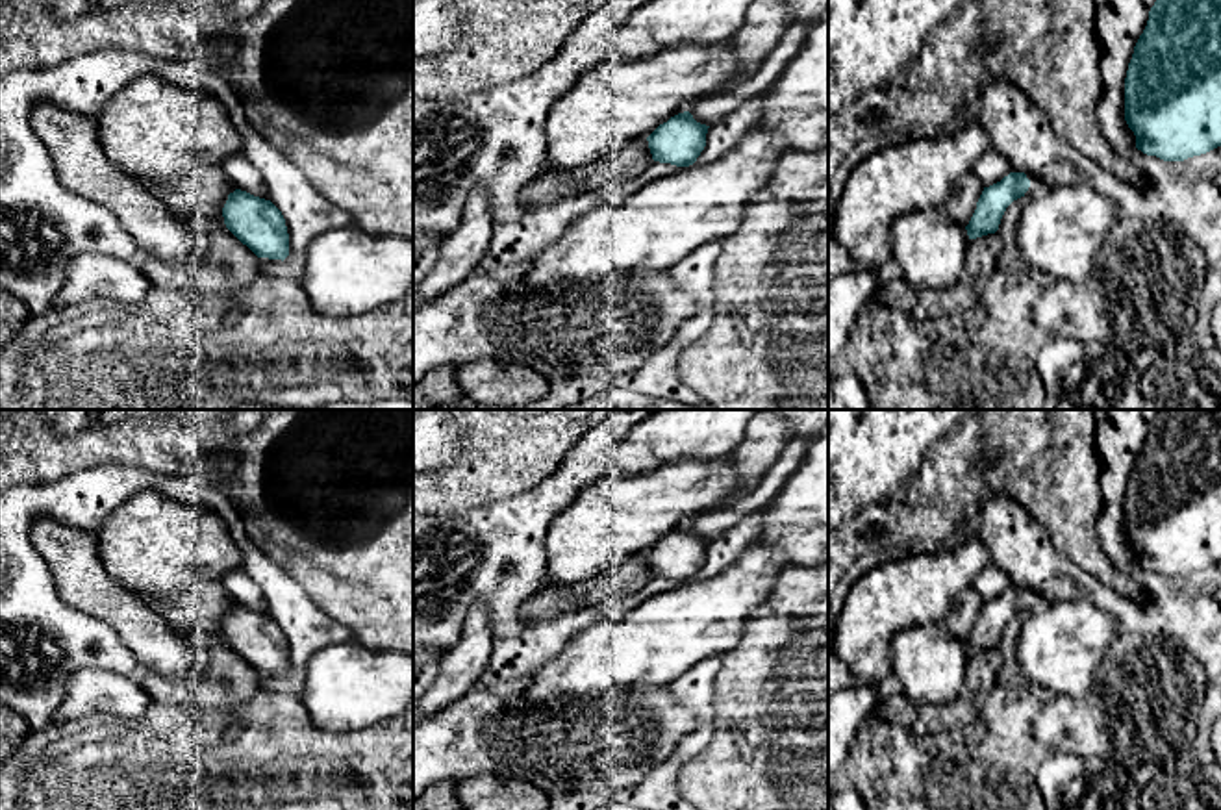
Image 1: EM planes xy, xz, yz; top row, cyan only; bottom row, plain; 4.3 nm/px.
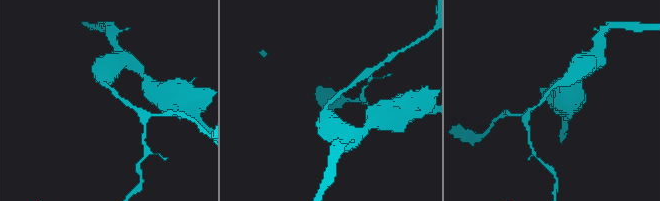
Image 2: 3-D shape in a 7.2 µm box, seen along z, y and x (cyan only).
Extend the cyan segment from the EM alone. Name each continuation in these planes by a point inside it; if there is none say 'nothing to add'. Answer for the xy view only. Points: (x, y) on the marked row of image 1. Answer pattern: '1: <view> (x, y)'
nothing to add

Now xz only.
nothing to add

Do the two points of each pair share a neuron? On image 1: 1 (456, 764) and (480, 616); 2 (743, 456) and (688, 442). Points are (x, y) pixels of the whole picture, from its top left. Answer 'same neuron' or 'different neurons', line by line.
1: different neurons
2: different neurons

